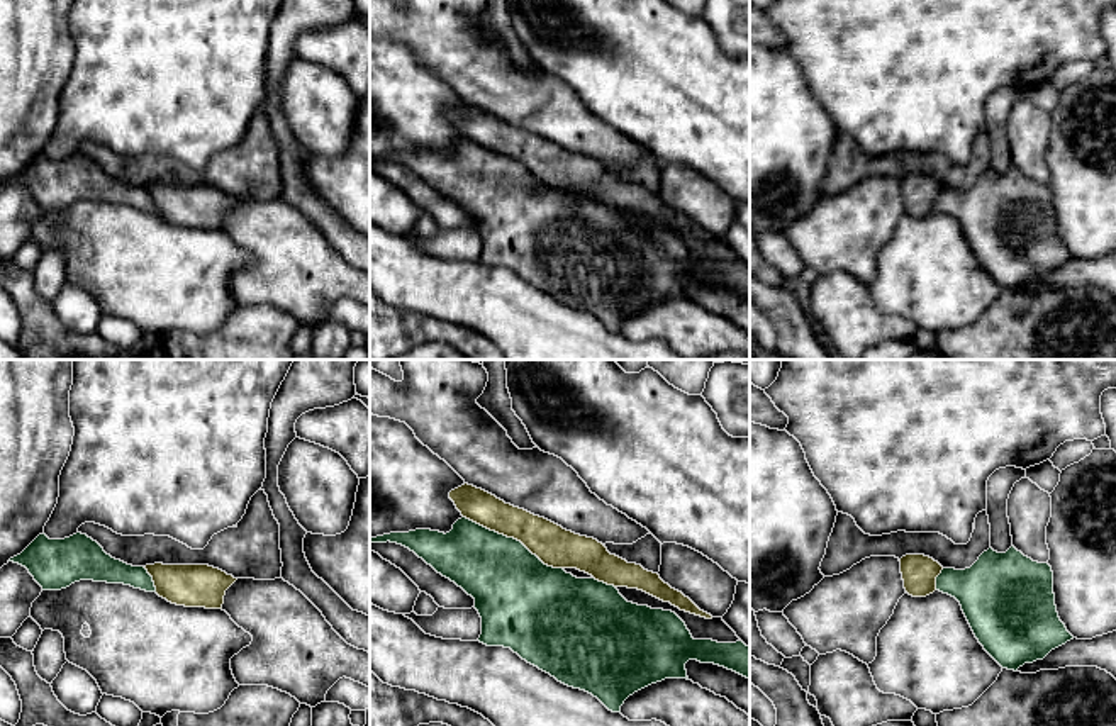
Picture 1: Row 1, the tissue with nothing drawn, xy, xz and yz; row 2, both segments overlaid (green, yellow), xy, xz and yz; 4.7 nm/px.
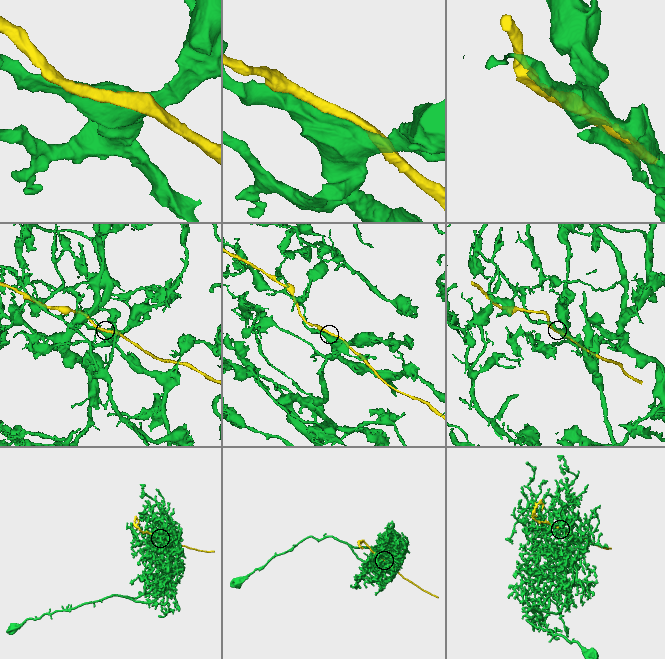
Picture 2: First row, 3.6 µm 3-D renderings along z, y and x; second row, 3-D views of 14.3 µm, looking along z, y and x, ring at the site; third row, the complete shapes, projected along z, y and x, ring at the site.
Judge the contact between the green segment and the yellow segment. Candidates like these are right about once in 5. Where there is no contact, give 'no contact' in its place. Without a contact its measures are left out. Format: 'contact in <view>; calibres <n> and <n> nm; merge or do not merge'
contact in xz; calibres 380 and 190 nm; do not merge

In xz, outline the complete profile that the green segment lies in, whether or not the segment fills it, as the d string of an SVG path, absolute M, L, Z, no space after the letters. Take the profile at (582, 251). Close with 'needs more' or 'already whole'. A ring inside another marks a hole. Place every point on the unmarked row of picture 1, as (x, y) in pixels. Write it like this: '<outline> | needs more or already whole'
M466 137L446 154L416 149L370 158L370 165L387 161L409 168L475 219L482 237L480 263L511 268L558 302L592 314L612 332L621 332L629 316L651 304L689 300L689 280L714 283L750 299L750 266L743 261L694 260L675 232L628 222L614 205L548 187L521 161Z | already whole

